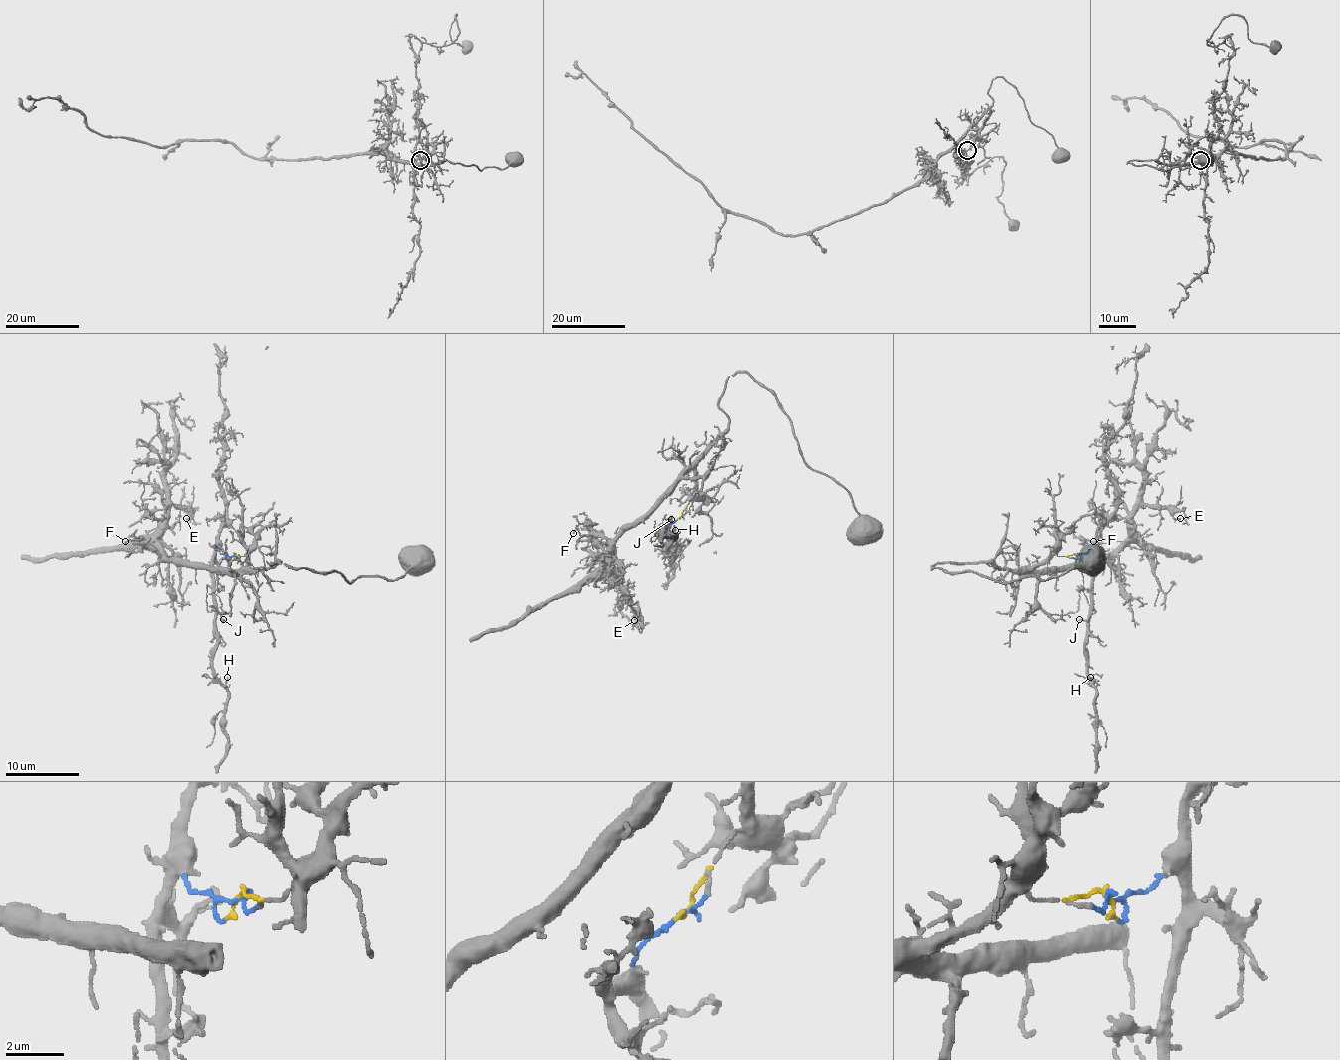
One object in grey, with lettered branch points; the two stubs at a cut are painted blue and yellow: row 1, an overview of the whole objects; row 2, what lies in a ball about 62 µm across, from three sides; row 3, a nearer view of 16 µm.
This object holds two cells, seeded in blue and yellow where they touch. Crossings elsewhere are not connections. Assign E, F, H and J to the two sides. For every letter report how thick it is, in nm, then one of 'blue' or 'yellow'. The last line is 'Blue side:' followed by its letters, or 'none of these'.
E: 120 nm thick; yellow
F: 140 nm thick; yellow
H: 110 nm thick; blue
J: 70 nm thick; blue
Blue side: H, J

